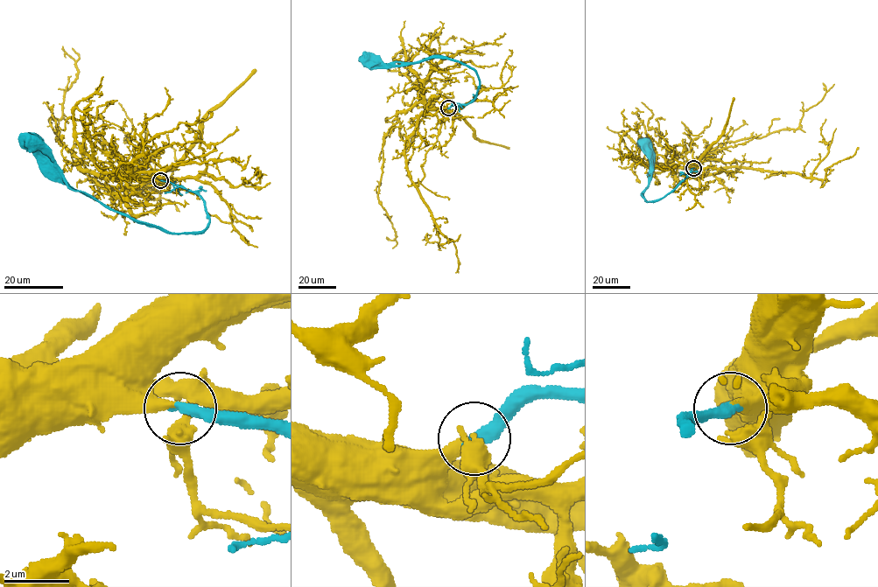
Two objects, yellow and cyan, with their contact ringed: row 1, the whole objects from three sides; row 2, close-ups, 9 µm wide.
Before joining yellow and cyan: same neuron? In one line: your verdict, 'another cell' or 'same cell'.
same cell

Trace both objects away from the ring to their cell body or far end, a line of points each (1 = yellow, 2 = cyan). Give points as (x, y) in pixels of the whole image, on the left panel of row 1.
1: (160, 179), (119, 197), (92, 178), (136, 194), (144, 183), (146, 160), (128, 141), (132, 122), (118, 103)
2: (160, 180), (203, 199), (208, 225), (200, 233), (150, 227), (72, 190), (34, 142)

